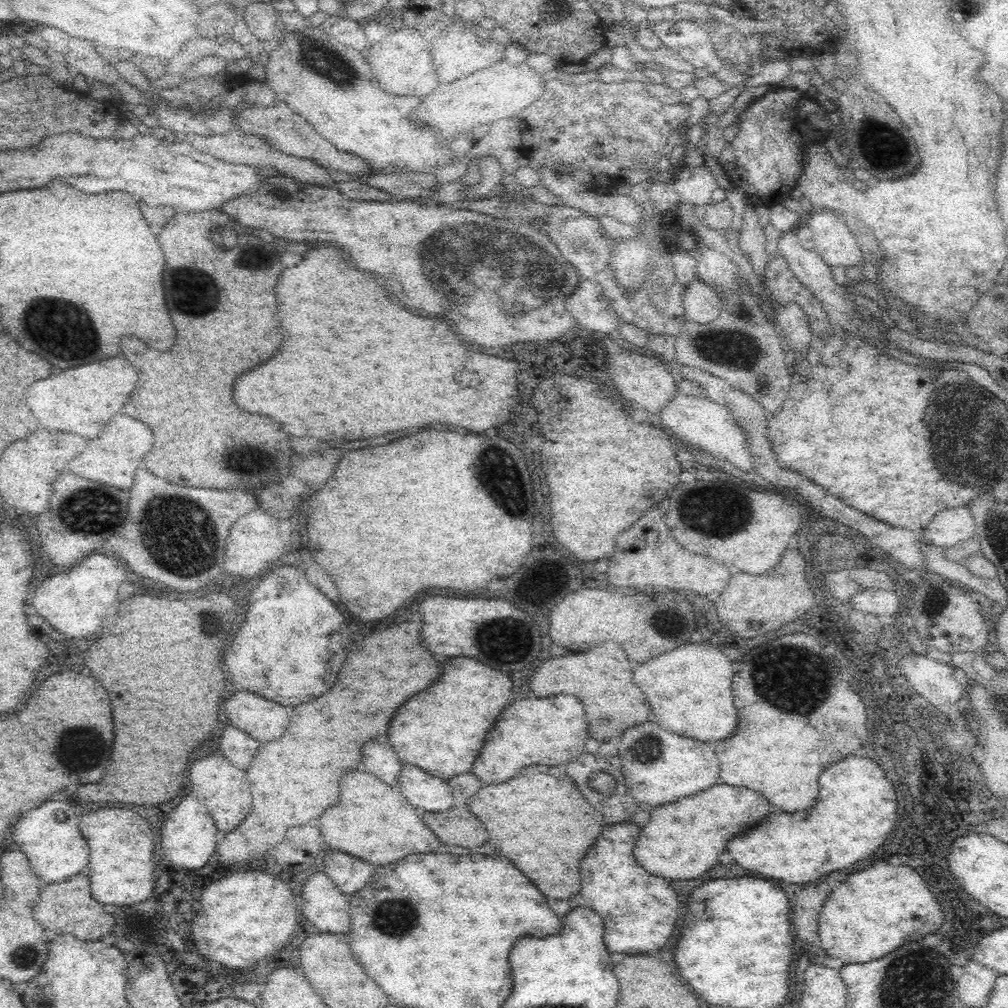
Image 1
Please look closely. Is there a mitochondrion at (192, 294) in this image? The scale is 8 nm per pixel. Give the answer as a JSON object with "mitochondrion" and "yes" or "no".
{"mitochondrion":"yes"}

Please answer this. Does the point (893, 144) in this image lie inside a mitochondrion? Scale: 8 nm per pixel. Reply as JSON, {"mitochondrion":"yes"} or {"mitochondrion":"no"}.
{"mitochondrion":"yes"}

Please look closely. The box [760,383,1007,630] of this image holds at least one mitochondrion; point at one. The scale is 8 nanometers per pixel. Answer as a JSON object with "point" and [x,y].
{"point":[964,433]}

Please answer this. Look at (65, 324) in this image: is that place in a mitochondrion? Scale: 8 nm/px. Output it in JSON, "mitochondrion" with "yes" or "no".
{"mitochondrion":"yes"}

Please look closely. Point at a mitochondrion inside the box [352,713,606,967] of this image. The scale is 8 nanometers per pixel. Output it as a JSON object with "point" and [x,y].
{"point":[398,918]}

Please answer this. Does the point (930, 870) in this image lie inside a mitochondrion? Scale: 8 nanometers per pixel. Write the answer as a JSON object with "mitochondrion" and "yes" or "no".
{"mitochondrion":"no"}

